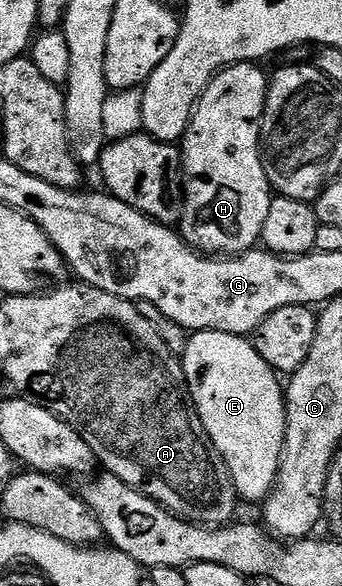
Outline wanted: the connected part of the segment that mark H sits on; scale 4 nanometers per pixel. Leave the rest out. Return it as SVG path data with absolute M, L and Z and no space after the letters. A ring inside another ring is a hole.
M235 63L232 67L226 67L223 71L213 75L212 82L204 94L200 96L192 112L192 119L188 123L188 129L184 132L182 140L182 206L178 211L178 234L193 251L199 251L209 257L231 257L241 255L244 251L253 250L260 243L262 225L266 221L266 212L270 209L274 192L268 183L264 172L264 166L260 160L260 118L264 115L264 106L268 96L269 76L264 75L263 66L256 63Z

